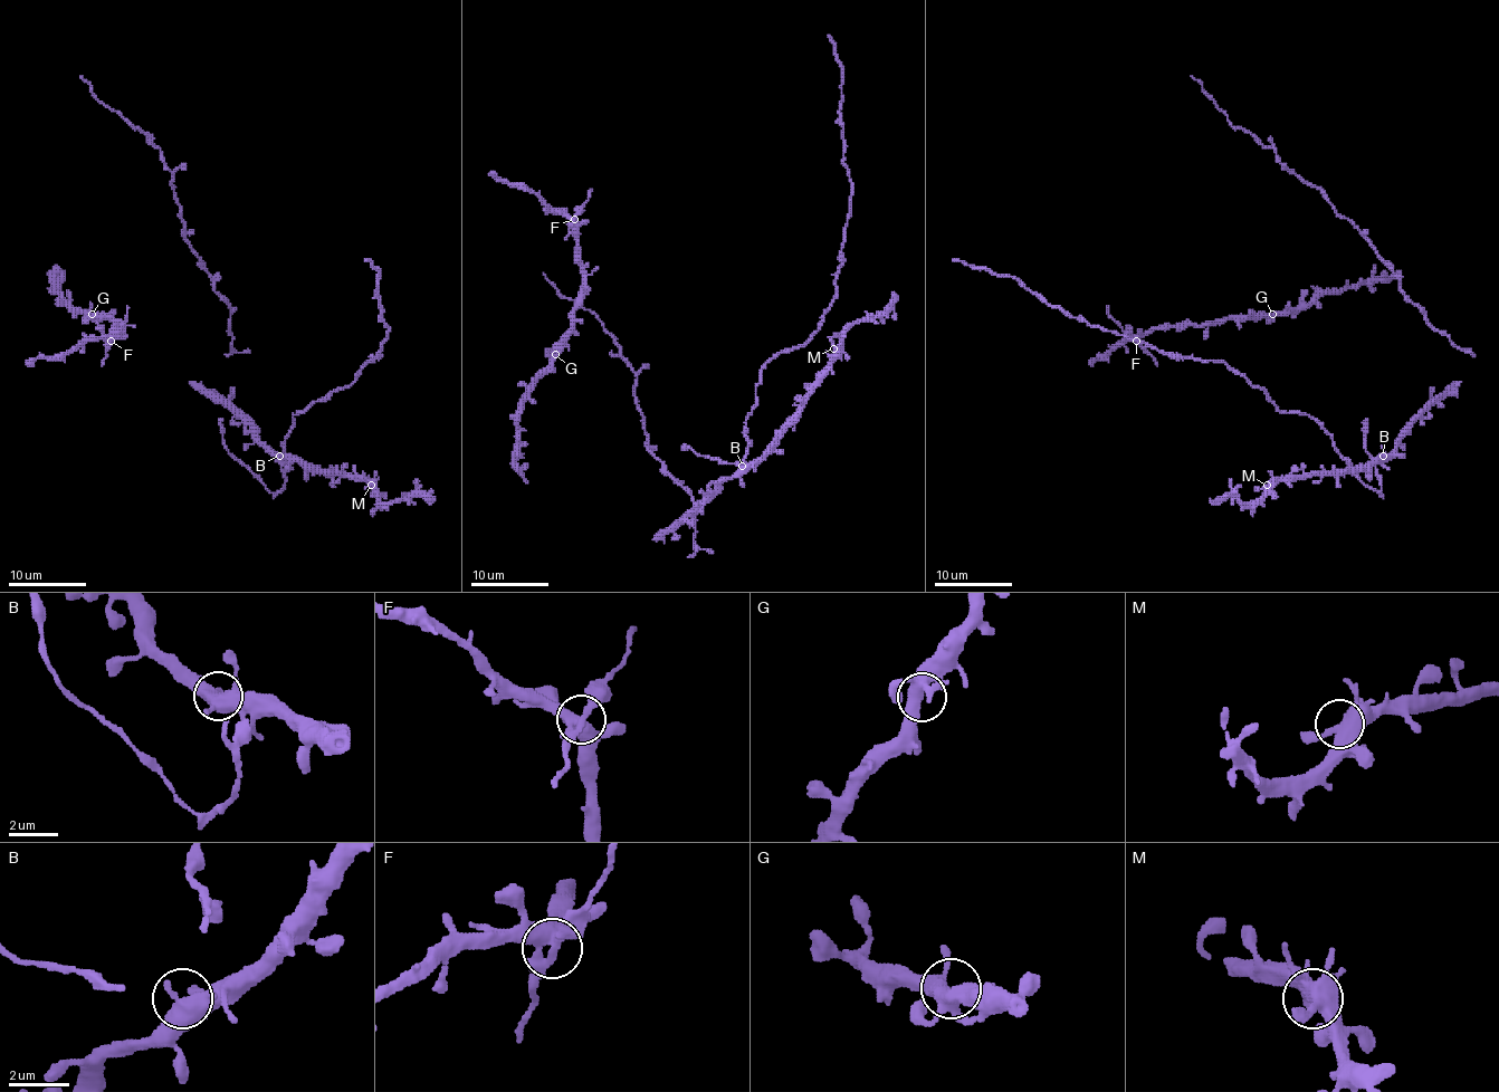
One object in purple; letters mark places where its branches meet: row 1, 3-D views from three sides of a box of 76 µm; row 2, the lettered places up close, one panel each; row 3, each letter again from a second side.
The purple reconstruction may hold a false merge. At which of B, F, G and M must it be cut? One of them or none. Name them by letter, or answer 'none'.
F

